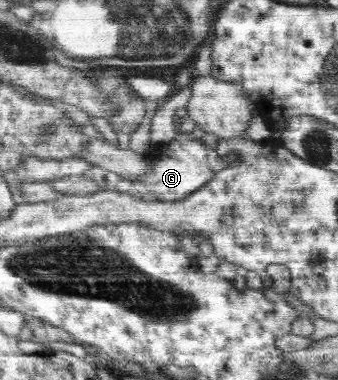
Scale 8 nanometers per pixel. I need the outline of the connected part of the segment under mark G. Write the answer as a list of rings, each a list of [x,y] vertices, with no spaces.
[[[180,132],[174,140],[161,147],[161,156],[155,157],[150,163],[151,171],[145,173],[139,181],[123,179],[120,175],[99,167],[93,166],[87,169],[81,176],[95,181],[102,190],[113,190],[131,194],[133,197],[149,201],[161,200],[166,202],[181,201],[193,191],[207,185],[215,173],[227,167],[227,161],[223,159],[223,153],[217,149],[211,149],[203,144],[200,139],[191,138],[191,134]]]

